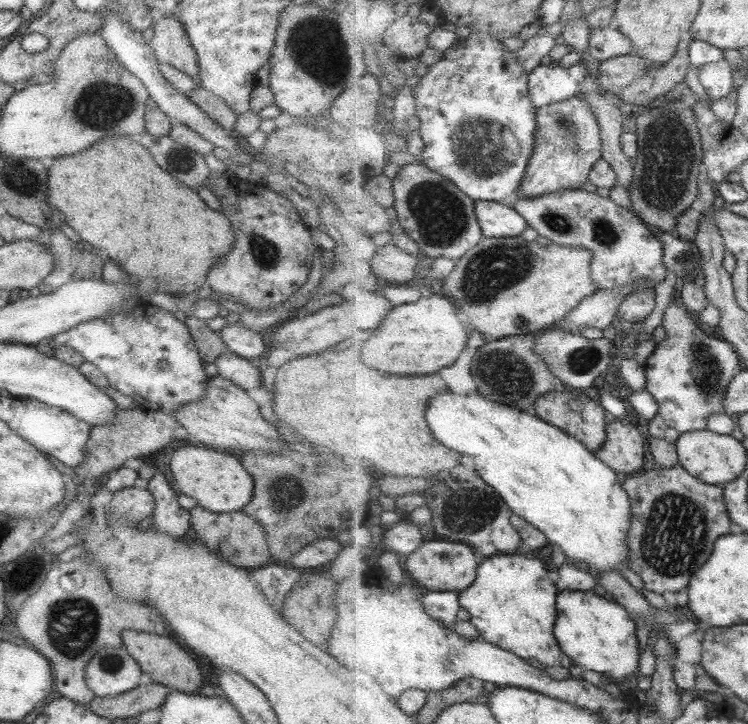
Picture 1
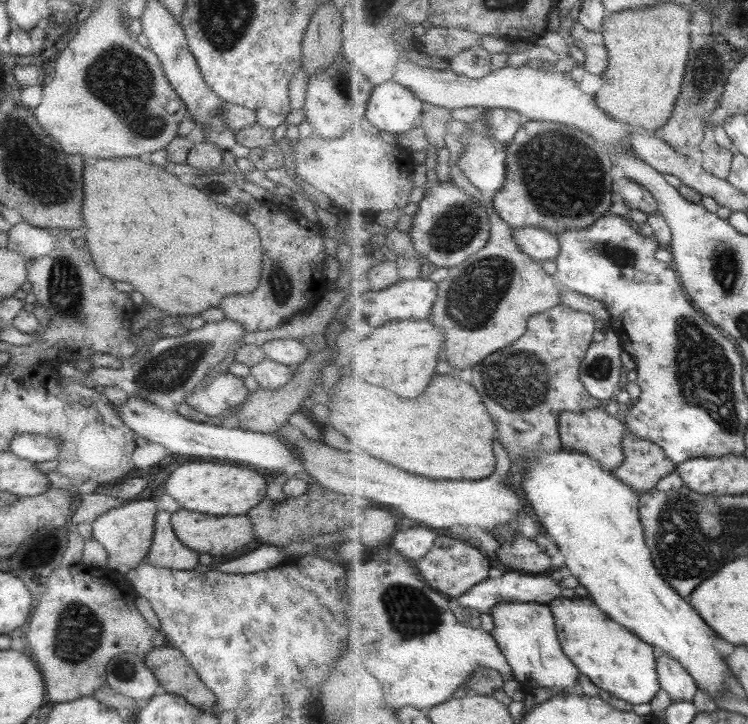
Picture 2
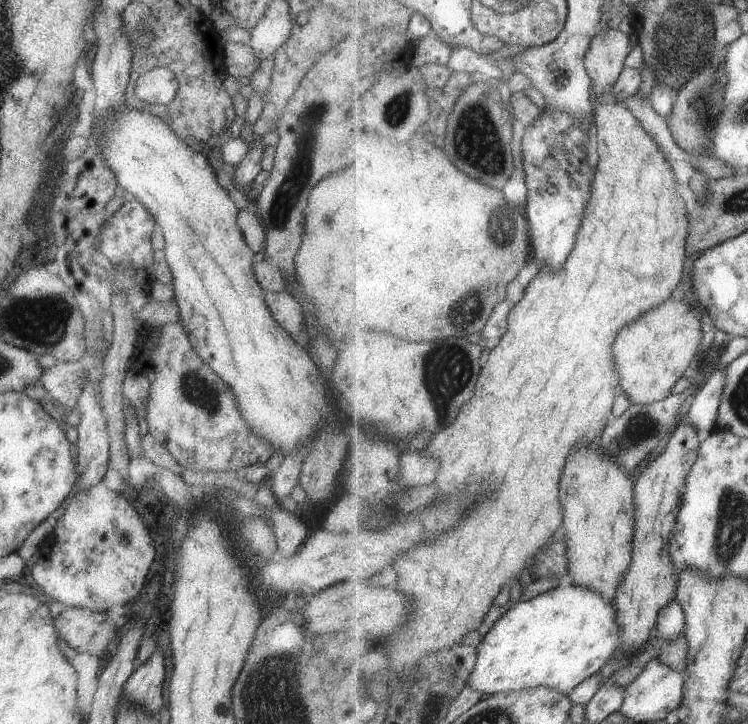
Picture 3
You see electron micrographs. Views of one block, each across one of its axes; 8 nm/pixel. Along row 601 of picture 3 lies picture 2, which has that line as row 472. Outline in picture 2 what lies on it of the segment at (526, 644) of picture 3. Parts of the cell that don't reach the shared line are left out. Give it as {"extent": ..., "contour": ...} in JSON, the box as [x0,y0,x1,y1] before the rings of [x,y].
{"extent":[520,450,730,697],"contour":[[[562,450],[559,454],[546,454],[542,457],[529,457],[528,471],[520,489],[528,499],[538,521],[546,528],[547,534],[560,545],[566,566],[579,582],[588,590],[600,607],[620,622],[635,631],[640,638],[656,646],[658,658],[664,654],[680,660],[692,672],[701,690],[712,697],[724,690],[730,690],[727,659],[716,648],[719,634],[704,620],[699,610],[667,578],[664,578],[656,565],[654,553],[647,543],[647,534],[640,511],[641,493],[629,486],[616,474],[606,471],[603,464],[590,455]]]}

